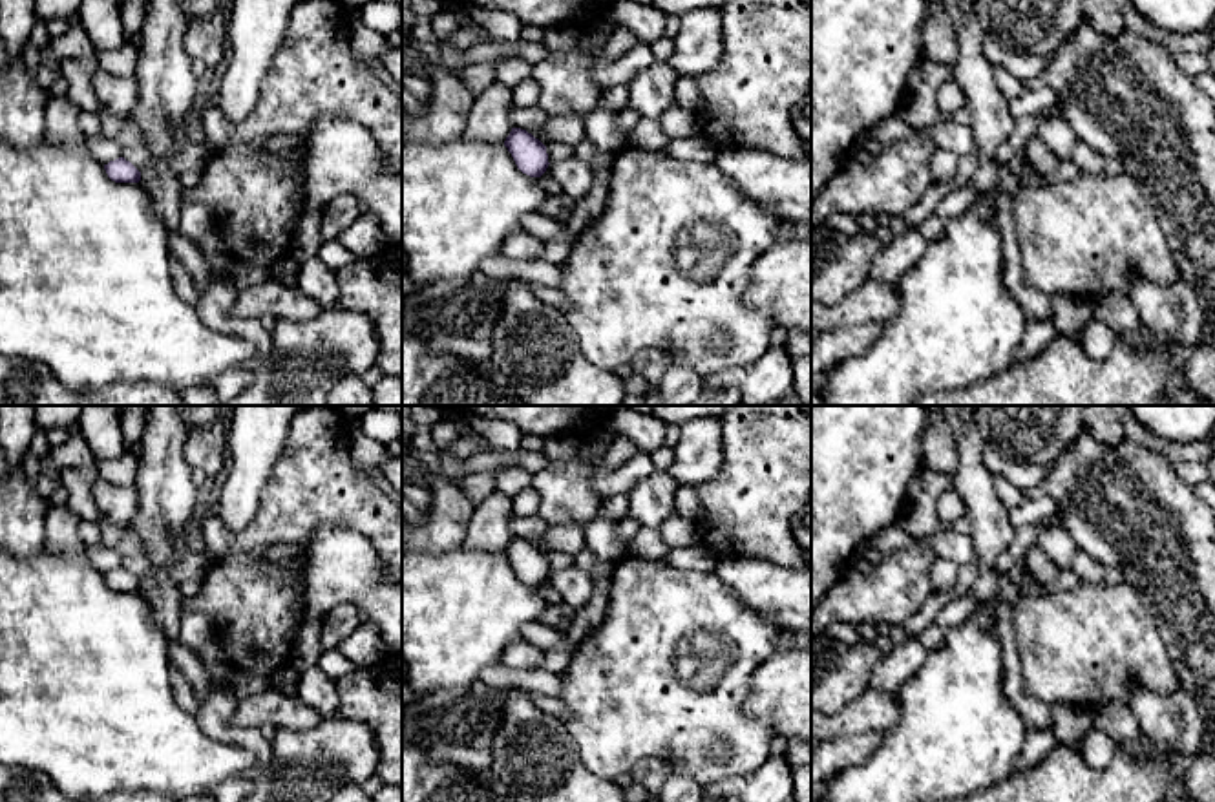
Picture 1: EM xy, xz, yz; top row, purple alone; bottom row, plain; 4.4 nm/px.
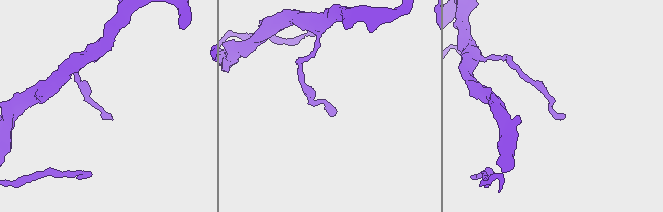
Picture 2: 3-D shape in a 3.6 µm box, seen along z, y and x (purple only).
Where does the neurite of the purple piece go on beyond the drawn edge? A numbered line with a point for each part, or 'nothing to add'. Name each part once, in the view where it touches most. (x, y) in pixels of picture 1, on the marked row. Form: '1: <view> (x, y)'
nothing to add

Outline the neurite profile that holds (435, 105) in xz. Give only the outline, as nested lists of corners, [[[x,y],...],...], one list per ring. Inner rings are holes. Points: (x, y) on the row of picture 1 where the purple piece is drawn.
[[[413,42],[402,47],[402,146],[462,139],[473,100],[455,71],[428,62]]]

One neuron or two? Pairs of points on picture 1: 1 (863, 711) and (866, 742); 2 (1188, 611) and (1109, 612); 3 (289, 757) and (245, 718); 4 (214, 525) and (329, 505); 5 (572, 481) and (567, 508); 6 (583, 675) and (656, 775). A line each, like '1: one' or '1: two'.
1: two
2: two
3: two
4: one
5: one
6: two

